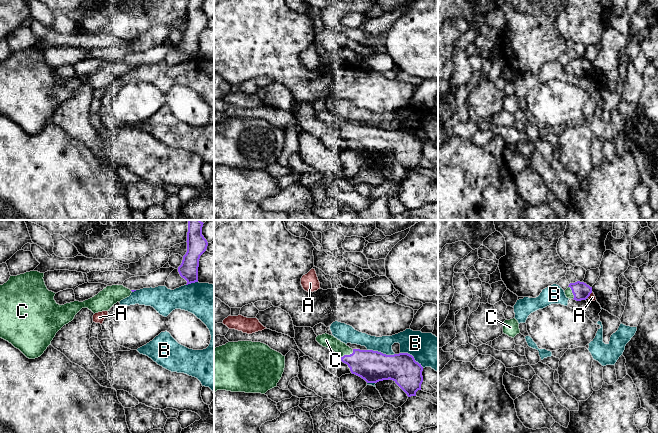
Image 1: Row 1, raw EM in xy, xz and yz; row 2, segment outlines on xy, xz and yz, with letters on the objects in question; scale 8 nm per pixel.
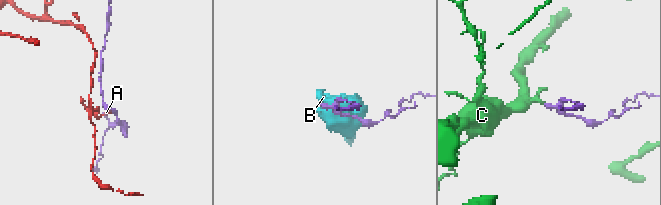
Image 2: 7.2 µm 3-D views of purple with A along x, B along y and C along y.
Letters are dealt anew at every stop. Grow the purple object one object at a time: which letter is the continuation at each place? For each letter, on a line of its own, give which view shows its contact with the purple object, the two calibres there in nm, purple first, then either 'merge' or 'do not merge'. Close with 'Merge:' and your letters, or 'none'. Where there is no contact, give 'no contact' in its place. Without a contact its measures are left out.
A: yz | 140/50 nm | do not merge
B: xz | 260/170 nm | do not merge
C: xz | 260/110 nm | merge
Merge: C

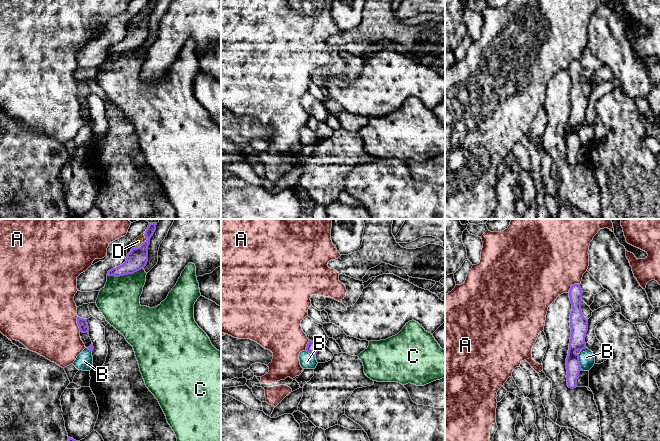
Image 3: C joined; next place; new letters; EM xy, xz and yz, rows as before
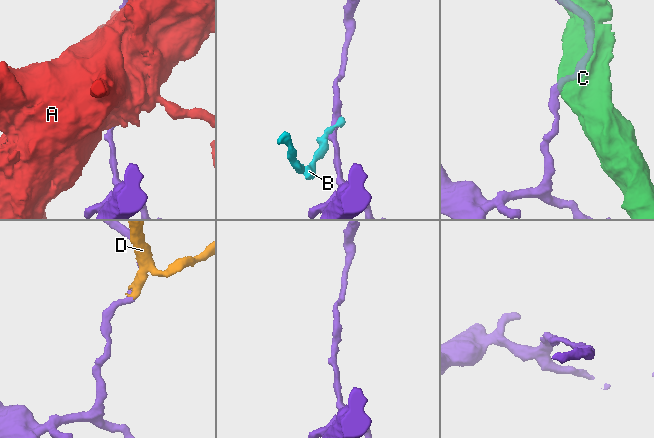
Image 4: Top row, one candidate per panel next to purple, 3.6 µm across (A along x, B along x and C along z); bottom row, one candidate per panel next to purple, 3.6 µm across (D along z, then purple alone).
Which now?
A: xy | 80/500 nm | do not merge
B: yz | 130/130 nm | do not merge
C: xy | 170/340 nm | do not merge
D: xy | 170/70 nm | do not merge
Merge: none

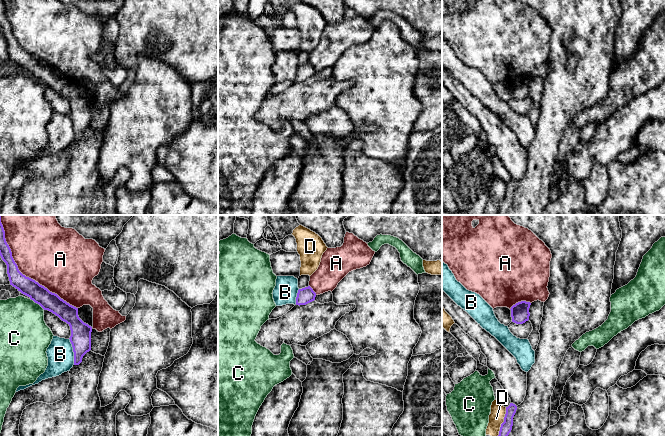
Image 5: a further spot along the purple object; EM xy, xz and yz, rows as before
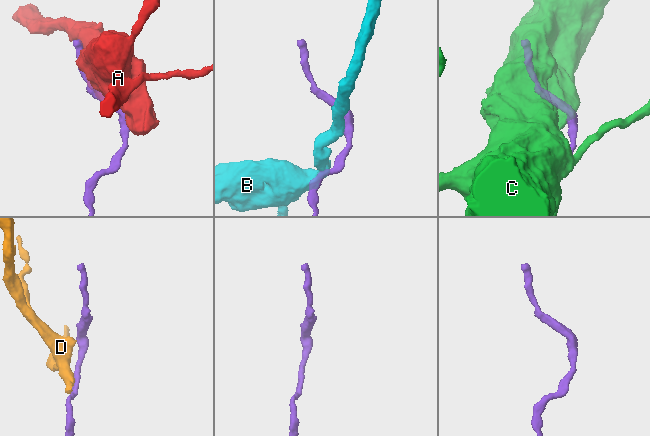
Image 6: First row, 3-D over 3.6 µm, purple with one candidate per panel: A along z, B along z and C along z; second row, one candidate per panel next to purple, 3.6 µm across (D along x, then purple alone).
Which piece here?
A: xy | 150/480 nm | do not merge
B: xy | 170/220 nm | do not merge
C: xy | 150/380 nm | do not merge
D: yz | 90/120 nm | do not merge
Merge: none

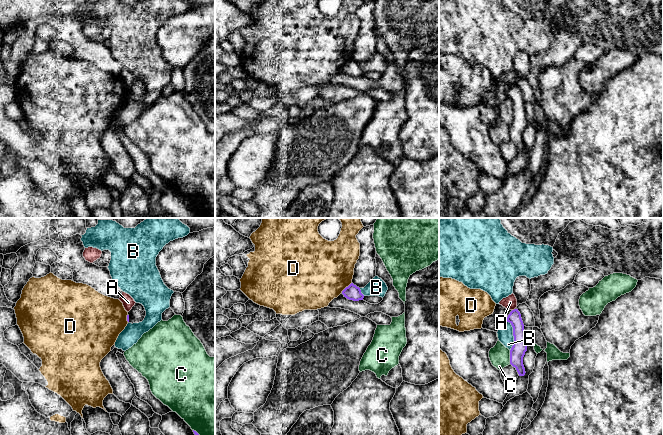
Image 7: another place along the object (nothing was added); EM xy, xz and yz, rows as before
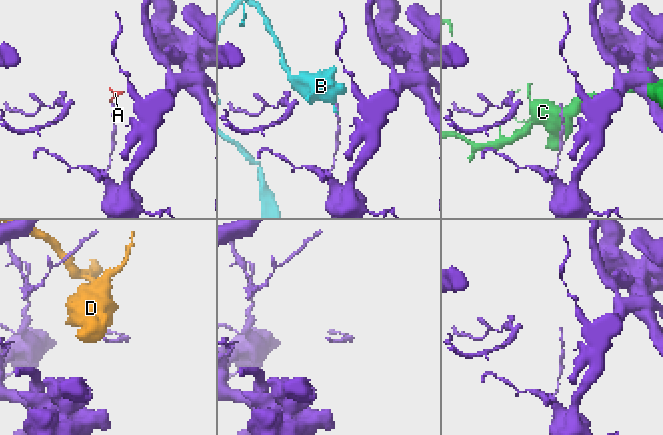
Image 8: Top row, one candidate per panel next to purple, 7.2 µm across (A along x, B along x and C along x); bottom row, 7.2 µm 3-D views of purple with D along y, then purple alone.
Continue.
A: yz | 100/110 nm | do not merge
B: yz | 120/130 nm | do not merge
C: yz | 120/170 nm | do not merge
D: xz | 120/480 nm | do not merge
Merge: none

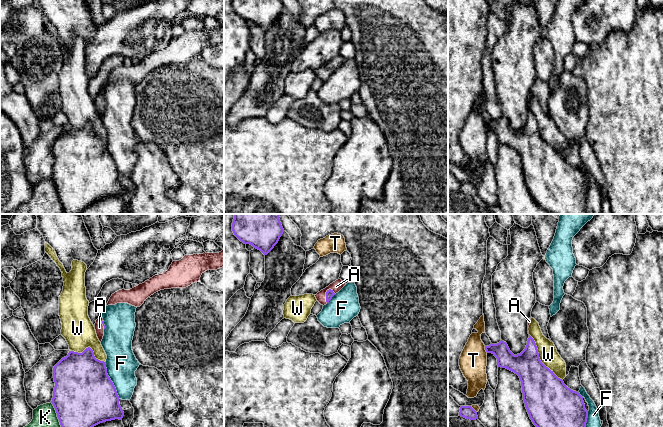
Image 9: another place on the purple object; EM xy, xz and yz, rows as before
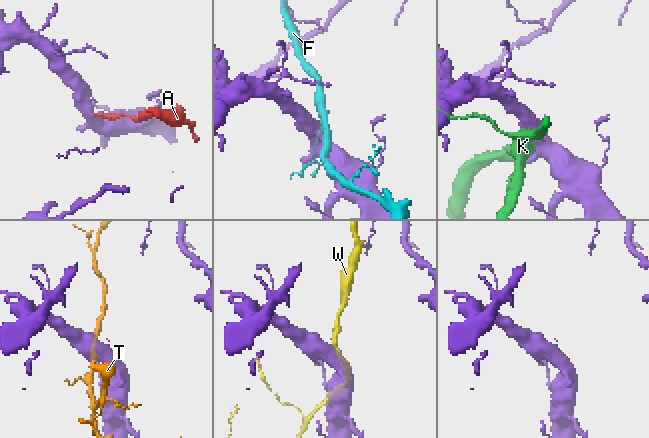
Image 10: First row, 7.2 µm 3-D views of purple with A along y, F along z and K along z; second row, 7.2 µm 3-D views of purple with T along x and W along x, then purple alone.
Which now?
A: xz | 60/90 nm | merge
F: xy | 500/260 nm | do not merge
K: xy | 460/320 nm | do not merge
T: yz | 140/220 nm | do not merge
W: yz | 320/150 nm | do not merge
Merge: A

